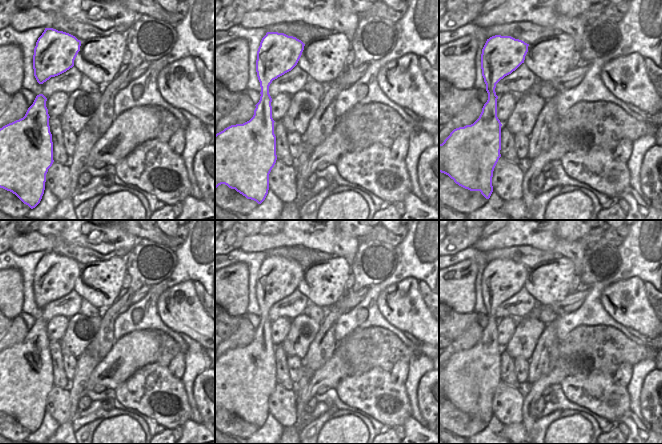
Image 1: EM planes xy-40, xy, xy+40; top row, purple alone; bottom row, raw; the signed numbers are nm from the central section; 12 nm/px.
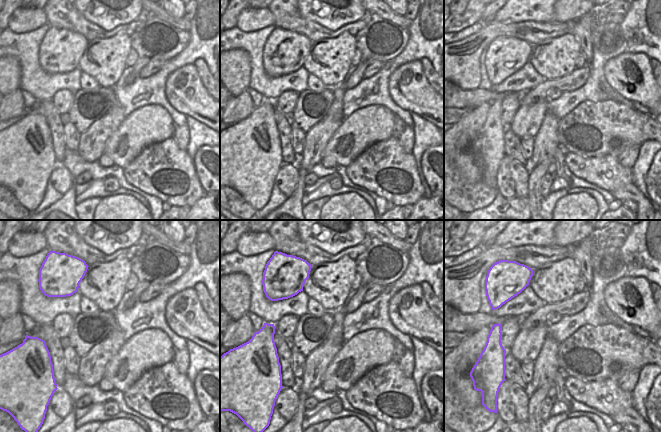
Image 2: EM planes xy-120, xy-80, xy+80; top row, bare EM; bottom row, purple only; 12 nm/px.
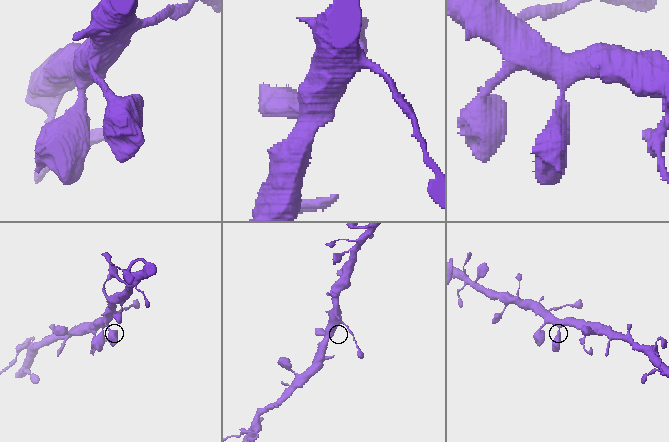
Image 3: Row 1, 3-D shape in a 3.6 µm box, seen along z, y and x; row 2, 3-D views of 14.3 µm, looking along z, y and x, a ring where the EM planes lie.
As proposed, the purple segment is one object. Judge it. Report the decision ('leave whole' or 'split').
leave whole

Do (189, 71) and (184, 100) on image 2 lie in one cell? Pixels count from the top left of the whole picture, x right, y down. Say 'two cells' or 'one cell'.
one cell

